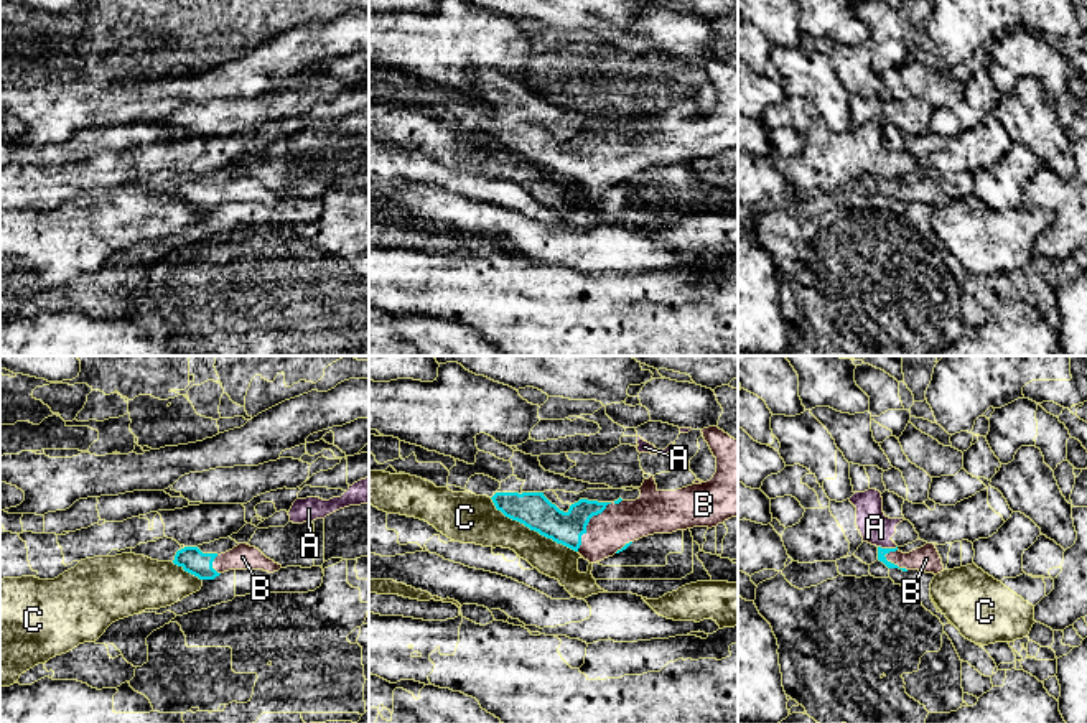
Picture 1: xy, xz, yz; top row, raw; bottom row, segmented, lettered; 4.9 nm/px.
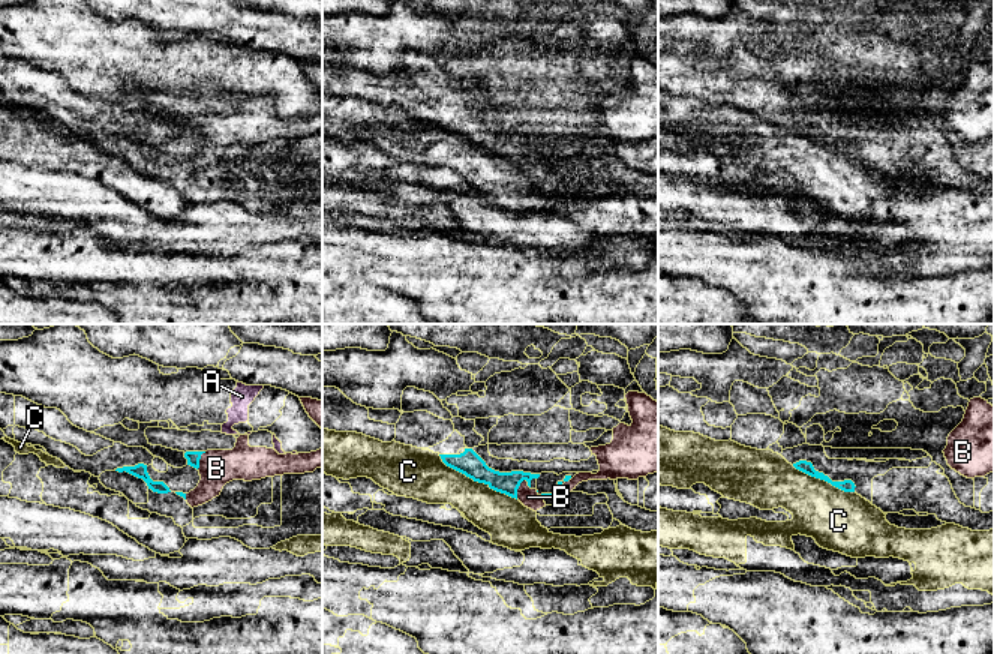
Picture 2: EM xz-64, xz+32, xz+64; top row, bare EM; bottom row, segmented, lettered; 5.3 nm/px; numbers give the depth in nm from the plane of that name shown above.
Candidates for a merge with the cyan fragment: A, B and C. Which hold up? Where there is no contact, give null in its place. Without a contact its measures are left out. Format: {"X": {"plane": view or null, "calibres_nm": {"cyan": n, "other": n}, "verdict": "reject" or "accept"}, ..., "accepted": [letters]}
{"A": {"plane": "yz", "calibres_nm": {"cyan": 50, "other": 160}, "verdict": "reject"}, "B": {"plane": "xz", "calibres_nm": {"cyan": 170, "other": 200}, "verdict": "accept"}, "C": {"plane": "xz", "calibres_nm": {"cyan": 170, "other": 200}, "verdict": "reject"}, "accepted": ["B"]}

